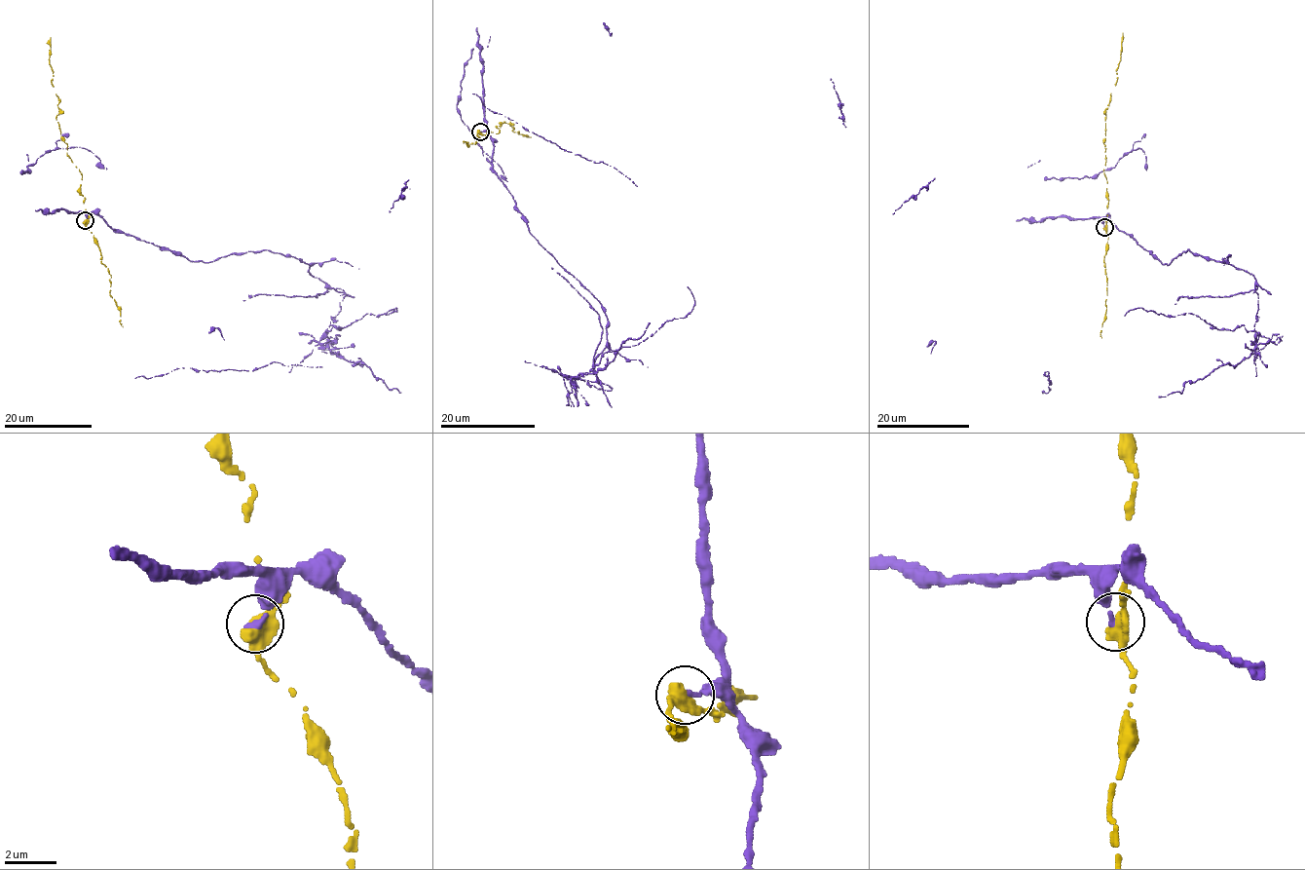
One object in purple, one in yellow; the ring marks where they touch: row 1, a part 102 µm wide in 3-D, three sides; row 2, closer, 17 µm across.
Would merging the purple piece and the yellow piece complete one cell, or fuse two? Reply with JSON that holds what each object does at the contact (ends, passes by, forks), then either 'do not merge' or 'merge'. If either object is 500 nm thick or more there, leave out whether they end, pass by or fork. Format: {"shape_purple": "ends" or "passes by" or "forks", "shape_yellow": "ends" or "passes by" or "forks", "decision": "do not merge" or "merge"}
{"decision": "do not merge"}

